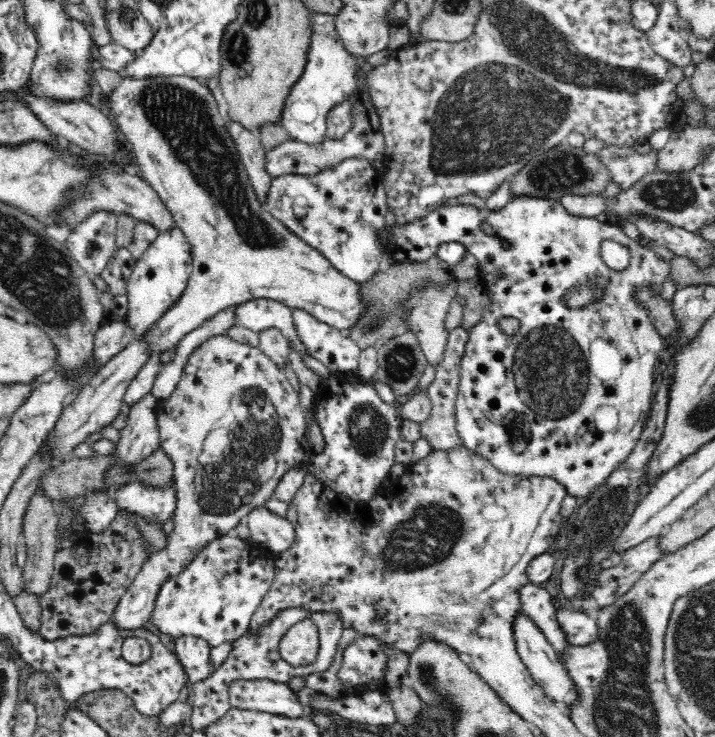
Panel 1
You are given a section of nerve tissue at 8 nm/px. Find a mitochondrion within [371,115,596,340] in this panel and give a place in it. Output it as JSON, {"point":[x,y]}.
{"point":[563,169]}

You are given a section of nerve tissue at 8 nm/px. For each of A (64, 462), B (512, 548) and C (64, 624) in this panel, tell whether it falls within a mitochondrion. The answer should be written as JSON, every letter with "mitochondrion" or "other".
{"A":"other","B":"other","C":"other"}

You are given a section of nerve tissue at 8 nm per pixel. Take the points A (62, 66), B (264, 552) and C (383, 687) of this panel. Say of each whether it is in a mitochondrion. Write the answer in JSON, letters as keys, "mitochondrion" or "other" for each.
{"A":"mitochondrion","B":"other","C":"other"}

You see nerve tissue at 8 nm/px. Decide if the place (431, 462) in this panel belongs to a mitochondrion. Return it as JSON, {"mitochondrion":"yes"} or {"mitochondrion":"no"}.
{"mitochondrion":"no"}

